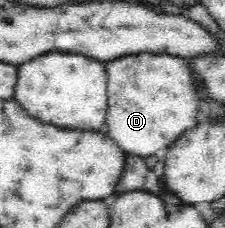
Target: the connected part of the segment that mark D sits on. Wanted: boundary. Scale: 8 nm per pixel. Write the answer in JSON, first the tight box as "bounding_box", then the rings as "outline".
{"bounding_box":[106,53,202,156],"outline":[[[137,53],[106,62],[108,76],[107,96],[109,110],[106,116],[106,135],[111,137],[127,155],[154,156],[158,150],[168,149],[186,130],[199,124],[202,118],[199,91],[195,89],[192,69],[186,59],[178,56]]]}

